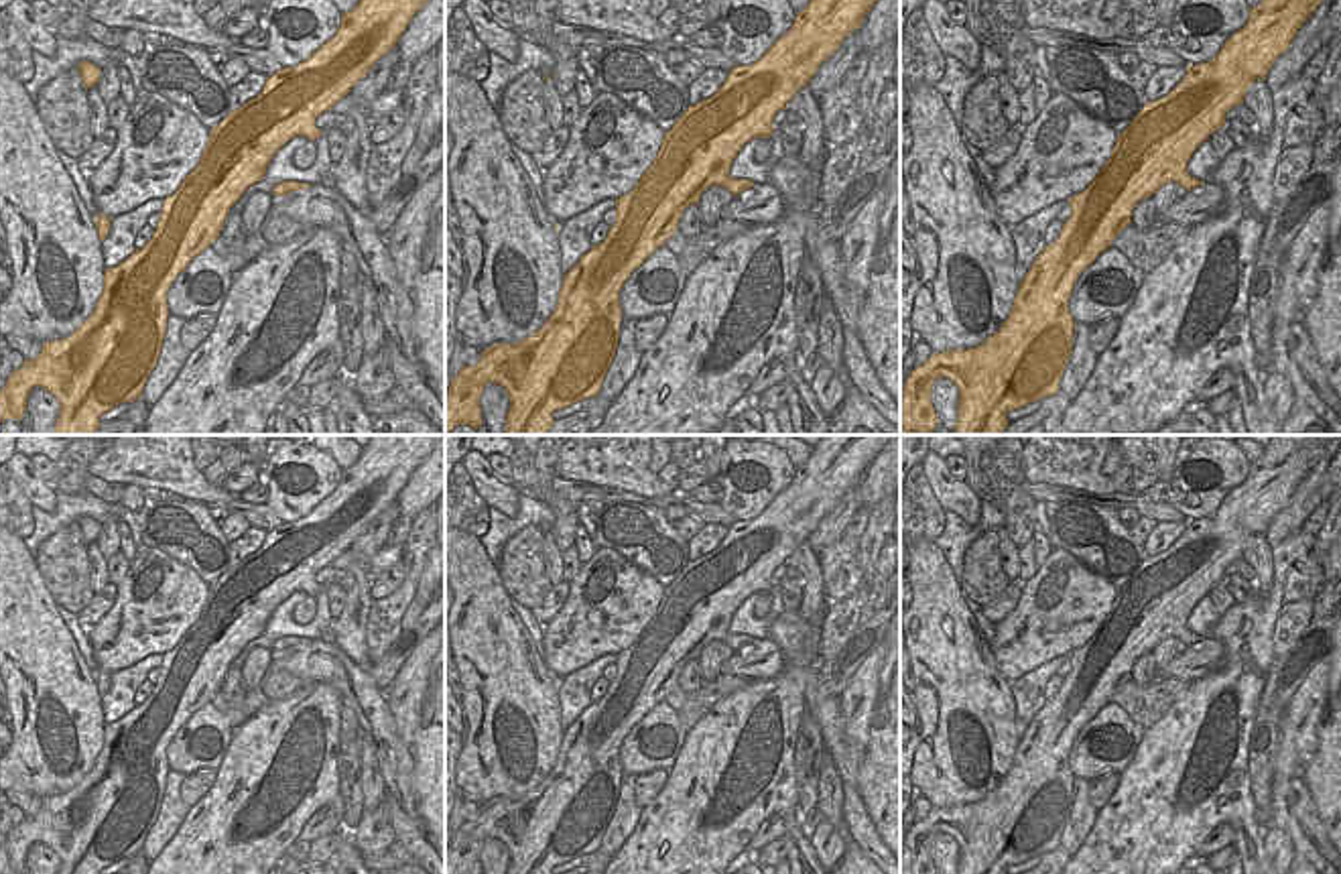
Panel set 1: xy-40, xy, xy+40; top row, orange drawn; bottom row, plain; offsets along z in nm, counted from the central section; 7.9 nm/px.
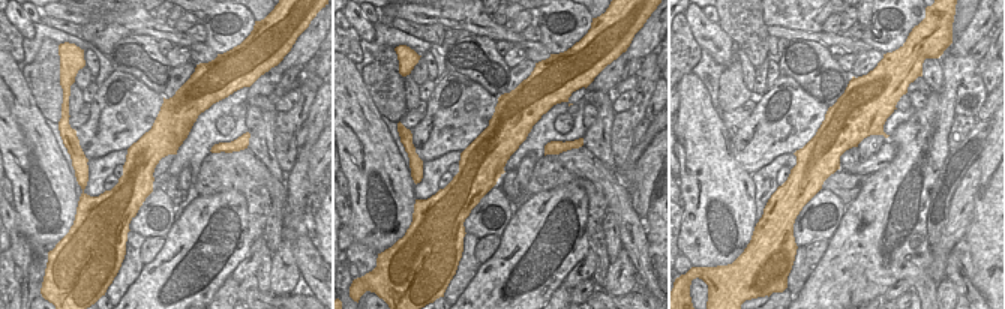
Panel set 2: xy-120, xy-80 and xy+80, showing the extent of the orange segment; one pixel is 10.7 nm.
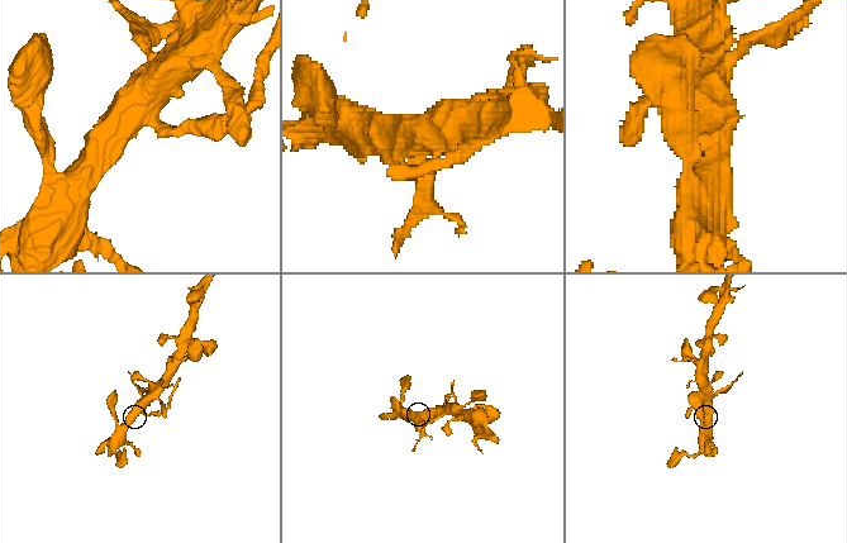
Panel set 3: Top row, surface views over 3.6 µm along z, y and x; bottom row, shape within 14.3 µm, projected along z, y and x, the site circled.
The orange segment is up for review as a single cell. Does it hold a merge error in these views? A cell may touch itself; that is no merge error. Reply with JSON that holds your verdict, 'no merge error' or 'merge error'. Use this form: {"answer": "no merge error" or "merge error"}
{"answer": "merge error"}

